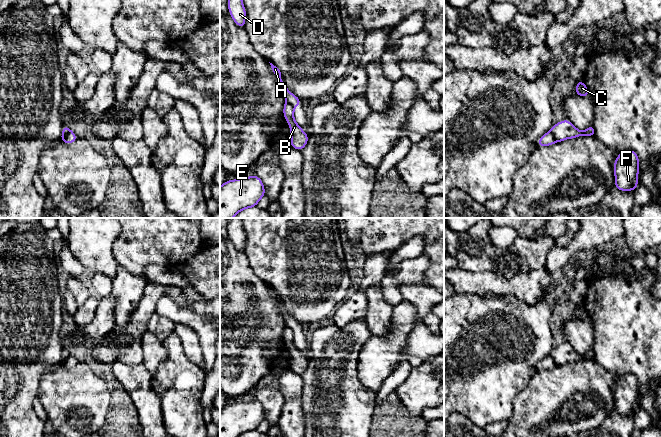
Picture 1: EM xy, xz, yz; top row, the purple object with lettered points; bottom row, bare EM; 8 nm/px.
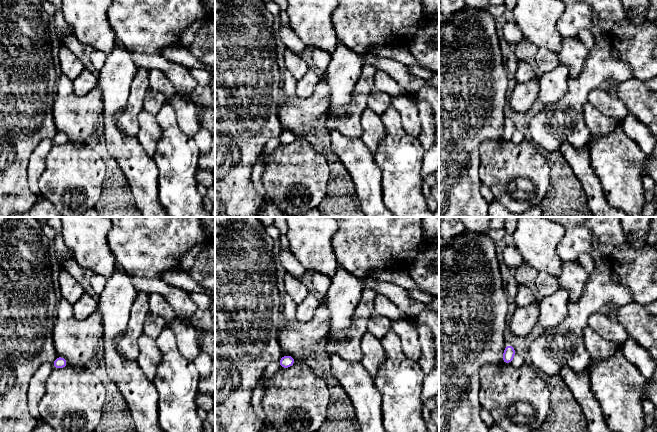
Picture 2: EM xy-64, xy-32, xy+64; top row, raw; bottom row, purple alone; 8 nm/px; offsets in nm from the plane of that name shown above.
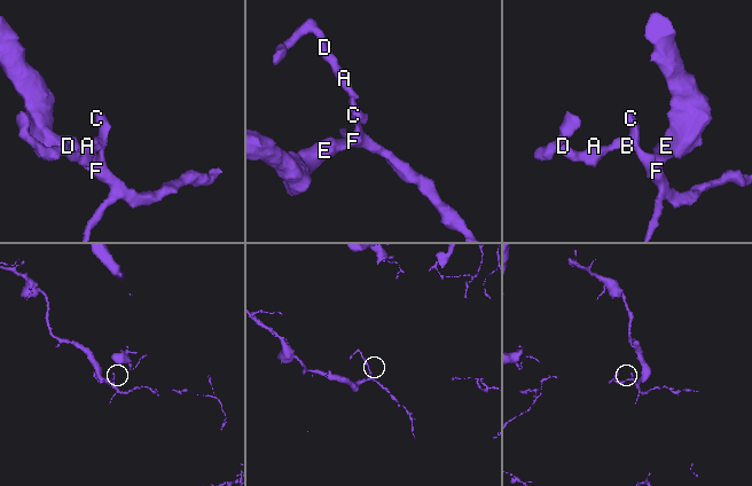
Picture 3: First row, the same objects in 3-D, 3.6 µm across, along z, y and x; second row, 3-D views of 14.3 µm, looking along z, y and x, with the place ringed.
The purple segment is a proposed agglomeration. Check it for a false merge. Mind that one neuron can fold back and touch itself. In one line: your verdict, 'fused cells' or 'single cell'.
fused cells

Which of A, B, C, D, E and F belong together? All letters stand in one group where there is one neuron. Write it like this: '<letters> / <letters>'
A D / B C E F

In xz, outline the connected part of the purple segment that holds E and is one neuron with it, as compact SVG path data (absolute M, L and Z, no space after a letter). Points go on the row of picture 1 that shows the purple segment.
M257 175L226 180L220 187L220 218L232 218L243 209L256 207L264 196L265 188Z

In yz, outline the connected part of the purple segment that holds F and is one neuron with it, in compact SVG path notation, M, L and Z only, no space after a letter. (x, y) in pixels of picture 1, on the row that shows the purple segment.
M621 150L614 162L615 185L621 191L634 191L639 181L639 158L633 150Z

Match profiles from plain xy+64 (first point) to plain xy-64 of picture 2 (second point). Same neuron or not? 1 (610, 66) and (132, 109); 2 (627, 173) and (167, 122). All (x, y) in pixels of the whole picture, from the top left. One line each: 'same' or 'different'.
1: same
2: same

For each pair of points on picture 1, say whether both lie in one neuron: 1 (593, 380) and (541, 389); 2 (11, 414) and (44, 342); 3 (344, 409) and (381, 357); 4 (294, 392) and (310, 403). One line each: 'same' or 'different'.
1: same
2: same
3: different
4: different

